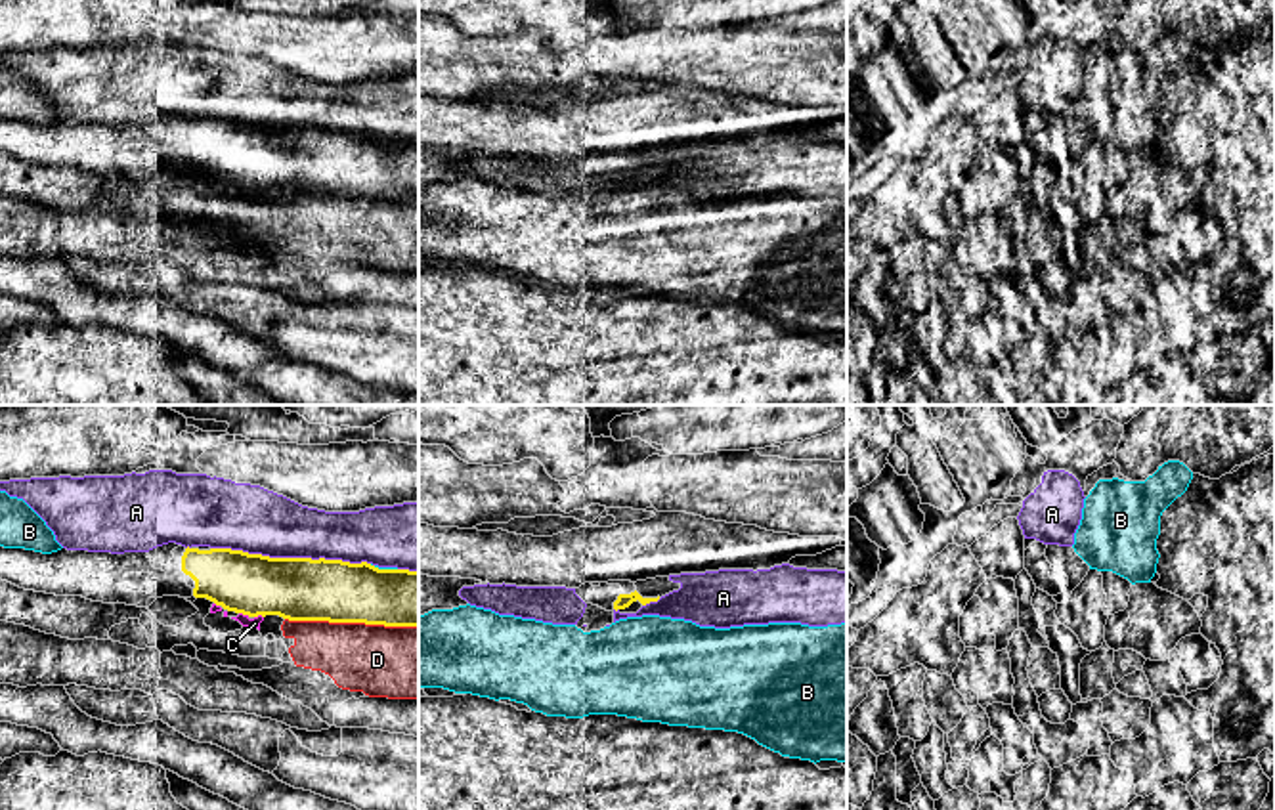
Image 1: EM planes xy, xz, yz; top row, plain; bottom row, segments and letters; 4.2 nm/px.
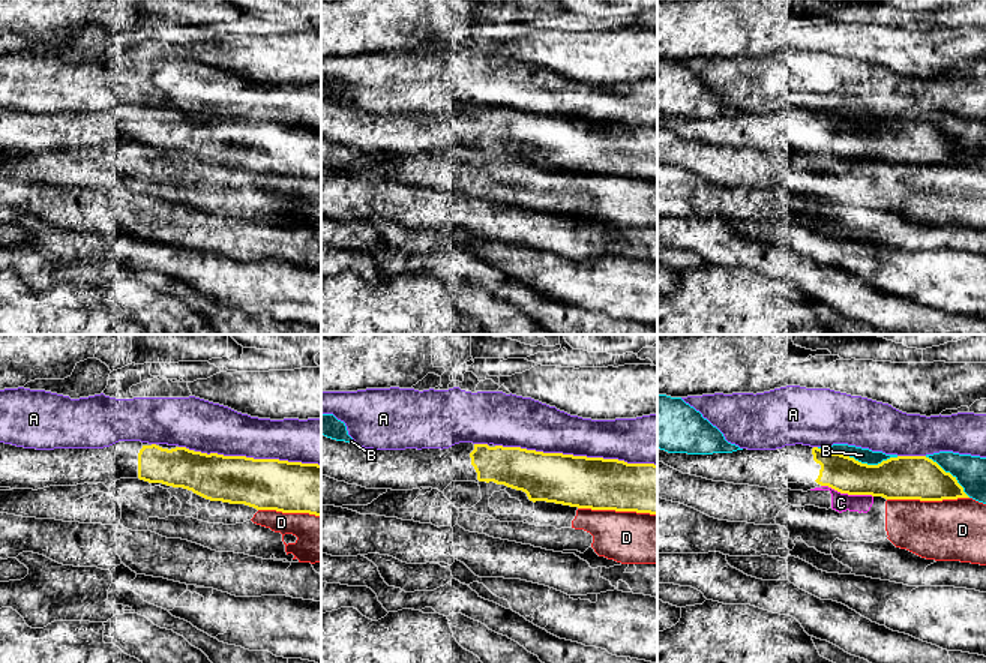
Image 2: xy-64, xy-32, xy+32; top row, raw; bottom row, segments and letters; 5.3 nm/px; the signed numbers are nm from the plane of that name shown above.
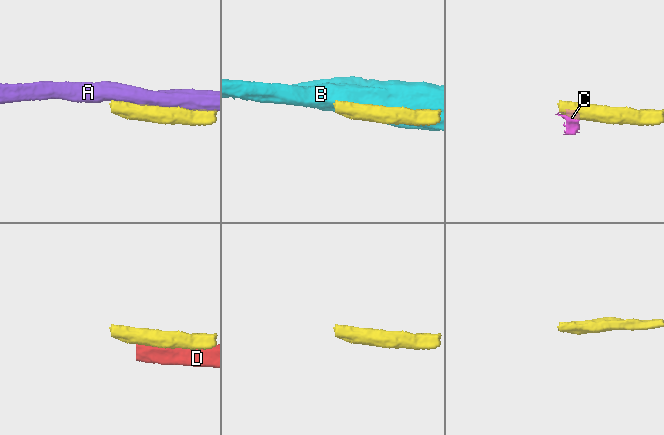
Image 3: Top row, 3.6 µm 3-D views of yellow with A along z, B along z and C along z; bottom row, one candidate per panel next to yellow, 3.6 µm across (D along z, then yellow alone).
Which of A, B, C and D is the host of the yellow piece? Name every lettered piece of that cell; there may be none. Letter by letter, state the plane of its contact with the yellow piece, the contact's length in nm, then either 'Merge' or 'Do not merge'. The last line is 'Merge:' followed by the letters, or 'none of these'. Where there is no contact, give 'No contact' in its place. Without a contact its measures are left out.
A: Touches yellow in xy. Shared border 700 nm. Do not merge
B: Touches yellow in xy. Shared border 120 nm. Do not merge
C: Touches yellow in xy. Shared border 50 nm. Do not merge
D: Touches yellow in xy. Shared border 550 nm. Do not merge
Merge: none of these

